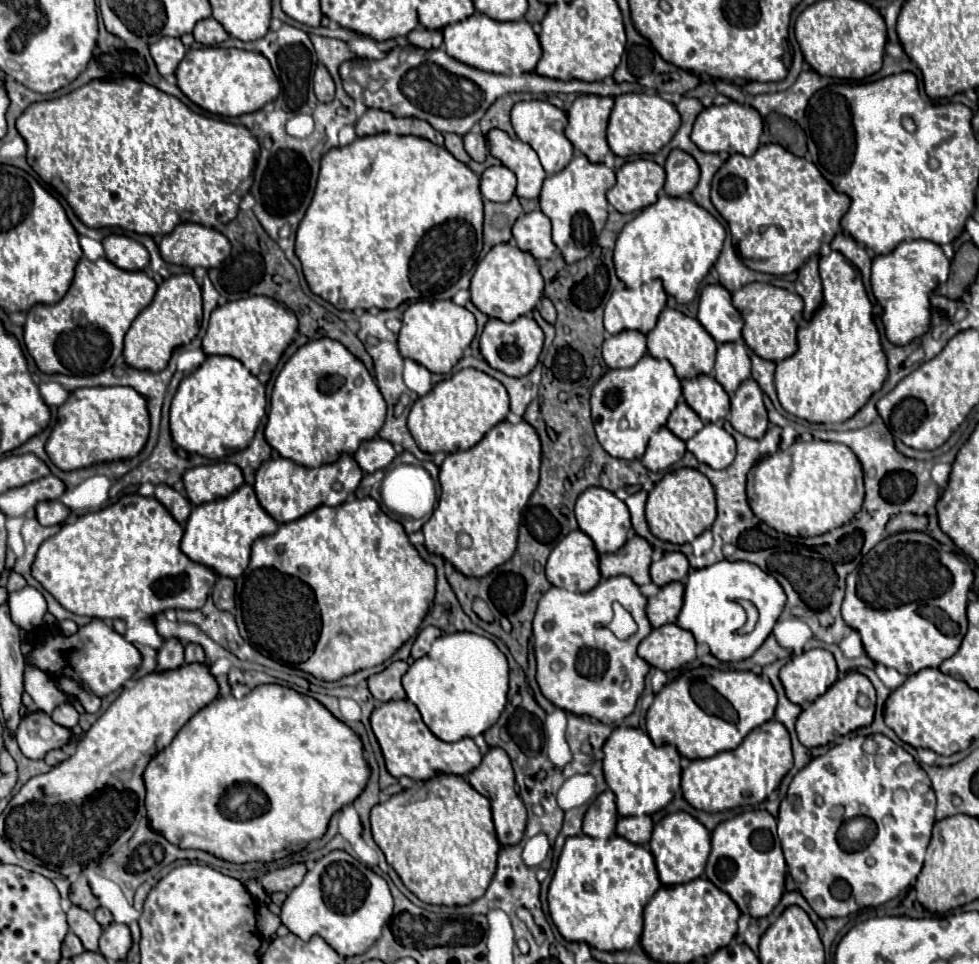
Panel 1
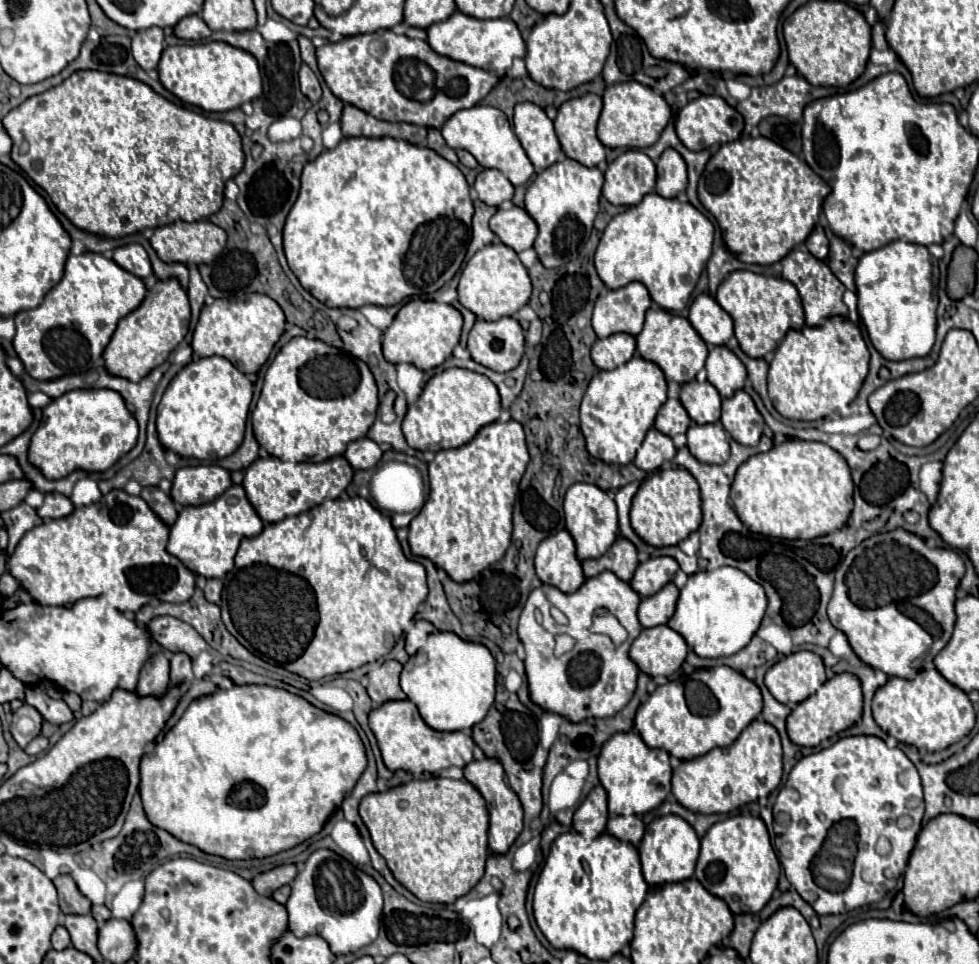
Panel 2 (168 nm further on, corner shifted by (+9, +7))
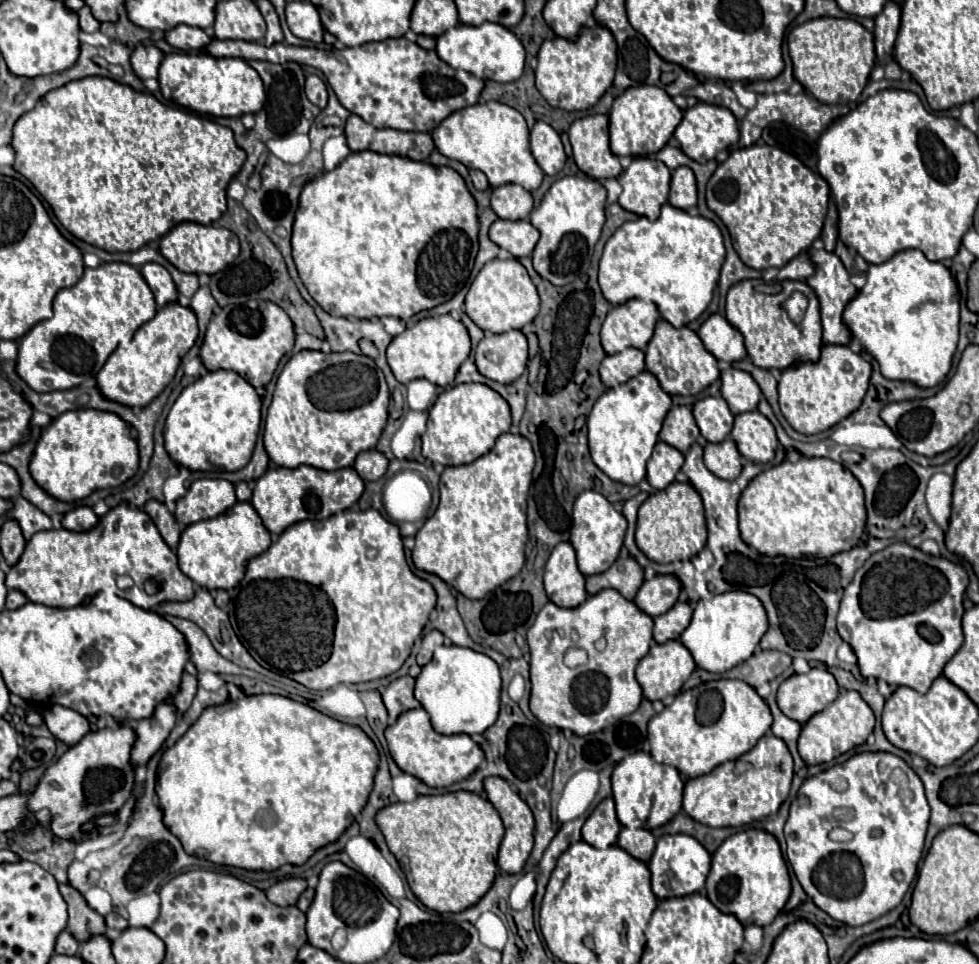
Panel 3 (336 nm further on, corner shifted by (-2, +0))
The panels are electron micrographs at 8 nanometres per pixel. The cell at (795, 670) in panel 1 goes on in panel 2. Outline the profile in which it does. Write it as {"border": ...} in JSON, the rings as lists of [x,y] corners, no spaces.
{"border":[[[796,651],[772,665],[764,677],[766,687],[784,705],[810,697],[826,681],[824,661],[812,651]]]}

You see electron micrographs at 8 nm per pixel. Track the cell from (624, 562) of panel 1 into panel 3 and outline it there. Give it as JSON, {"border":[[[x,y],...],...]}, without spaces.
{"border":[[[631,556],[617,558],[607,572],[587,578],[587,594],[597,594],[599,590],[613,588],[621,592],[627,600],[633,600],[641,584],[643,584],[643,570],[639,568],[639,564]]]}

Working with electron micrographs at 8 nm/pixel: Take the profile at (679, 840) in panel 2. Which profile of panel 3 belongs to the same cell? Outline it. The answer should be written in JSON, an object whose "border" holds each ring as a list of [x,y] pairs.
{"border":[[[675,834],[675,836],[659,838],[653,858],[649,860],[647,866],[651,872],[653,894],[657,898],[675,898],[675,896],[695,894],[705,888],[705,880],[711,868],[711,856],[695,838],[687,834]]]}

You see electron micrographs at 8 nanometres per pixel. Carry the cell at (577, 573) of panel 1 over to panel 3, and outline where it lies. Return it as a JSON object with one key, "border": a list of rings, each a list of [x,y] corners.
{"border":[[[569,542],[553,548],[543,576],[547,598],[561,608],[575,608],[587,600],[585,576],[577,568],[575,550]]]}

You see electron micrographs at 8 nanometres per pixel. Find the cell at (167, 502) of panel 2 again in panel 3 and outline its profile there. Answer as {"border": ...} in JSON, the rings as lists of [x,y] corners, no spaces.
{"border":[[[149,500],[143,510],[151,516],[151,520],[155,522],[155,526],[157,526],[159,534],[163,536],[163,540],[167,542],[167,546],[169,546],[171,550],[175,550],[181,532],[179,532],[177,520],[175,520],[173,514],[165,508],[165,504],[161,504],[161,502],[157,502],[157,500]]]}

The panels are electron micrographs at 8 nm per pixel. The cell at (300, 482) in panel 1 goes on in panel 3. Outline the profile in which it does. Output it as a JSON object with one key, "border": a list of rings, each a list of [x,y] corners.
{"border":[[[297,466],[297,468],[275,468],[267,470],[253,484],[251,504],[259,514],[263,526],[271,534],[281,534],[287,526],[301,520],[325,520],[337,512],[349,510],[357,504],[363,494],[365,482],[353,468],[343,468],[339,472],[325,472],[313,466]]]}

